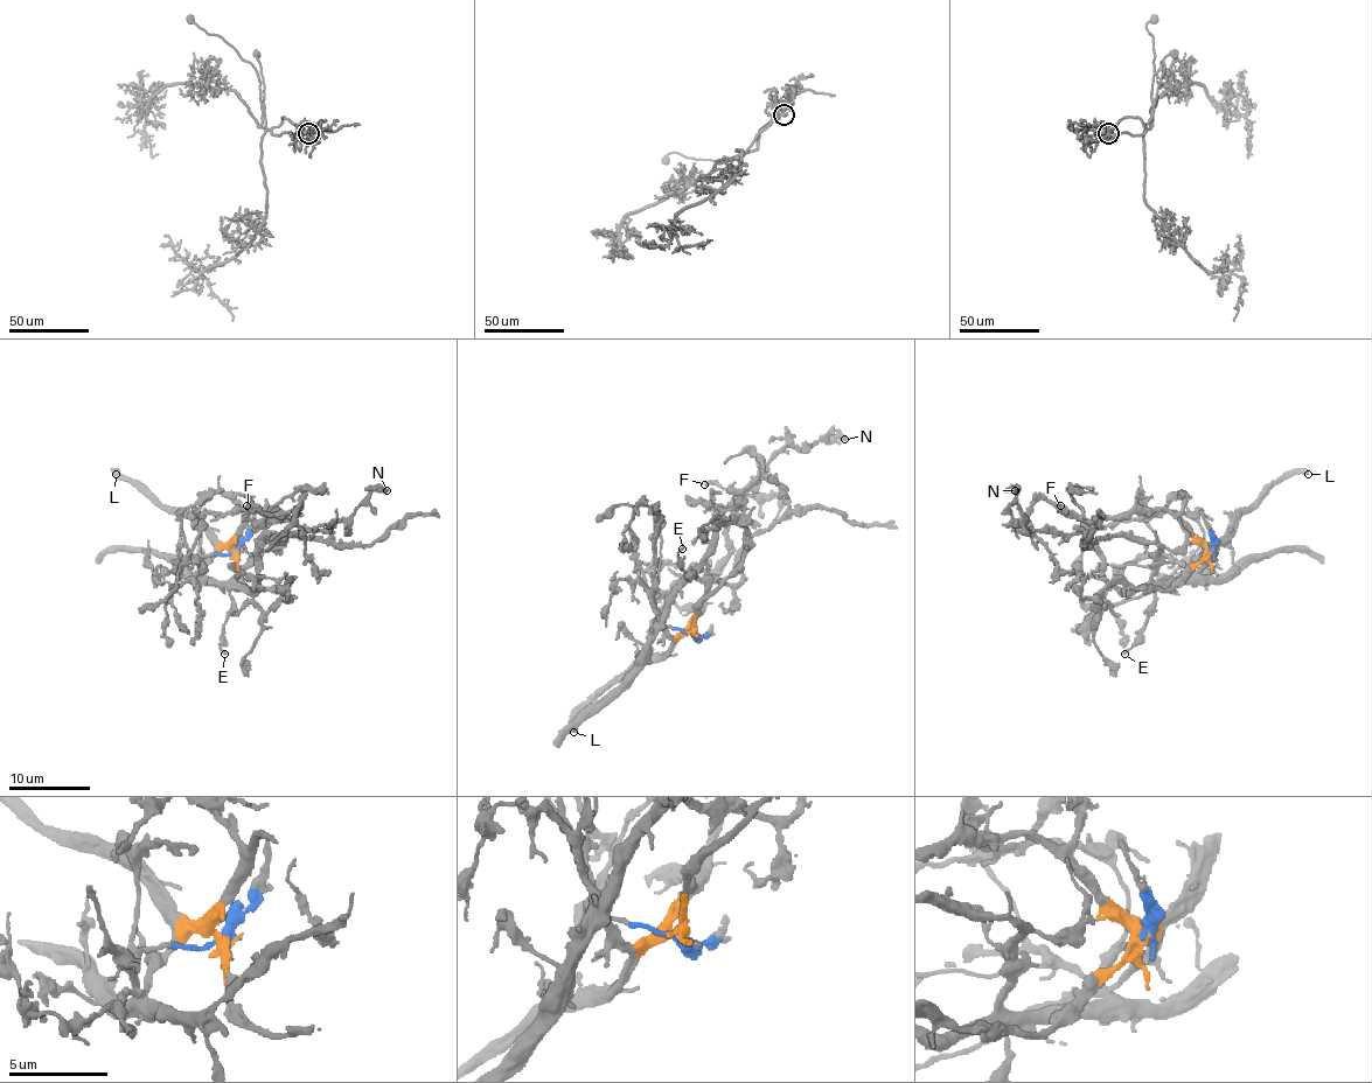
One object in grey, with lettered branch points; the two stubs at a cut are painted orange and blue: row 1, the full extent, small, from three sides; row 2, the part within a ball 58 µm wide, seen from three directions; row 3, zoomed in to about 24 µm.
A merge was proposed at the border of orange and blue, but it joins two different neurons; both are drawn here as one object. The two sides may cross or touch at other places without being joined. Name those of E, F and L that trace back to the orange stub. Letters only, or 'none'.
F, L

